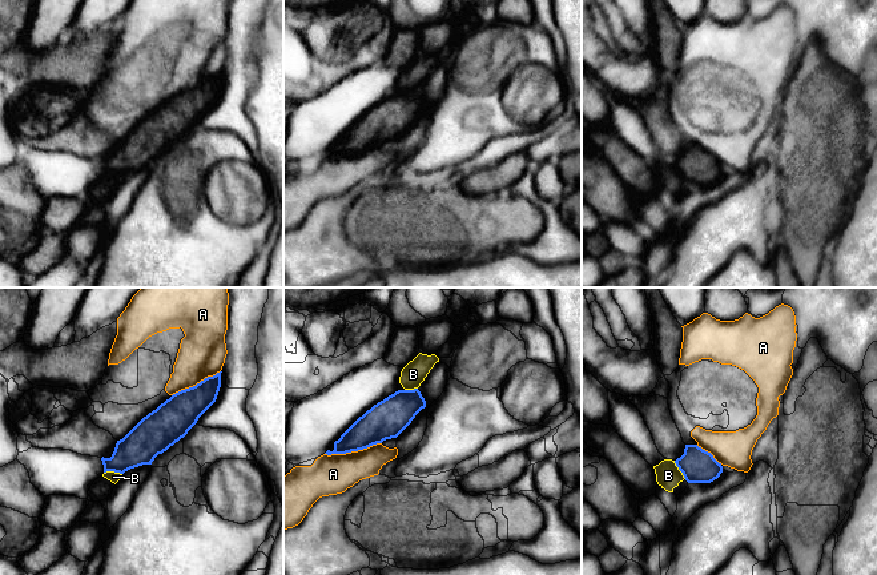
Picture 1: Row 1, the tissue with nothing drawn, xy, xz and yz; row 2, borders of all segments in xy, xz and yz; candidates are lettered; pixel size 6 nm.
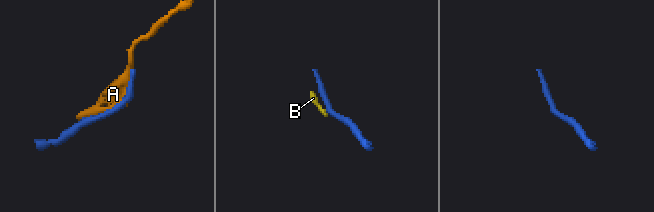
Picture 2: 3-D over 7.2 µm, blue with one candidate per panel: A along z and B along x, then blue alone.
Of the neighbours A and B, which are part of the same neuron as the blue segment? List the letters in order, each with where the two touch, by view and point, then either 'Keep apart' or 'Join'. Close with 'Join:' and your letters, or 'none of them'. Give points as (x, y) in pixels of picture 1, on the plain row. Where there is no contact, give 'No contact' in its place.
A: Touches blue at xz (353, 152). Keep apart
B: Touches blue at xy (113, 172). Keep apart
Join: none of them

